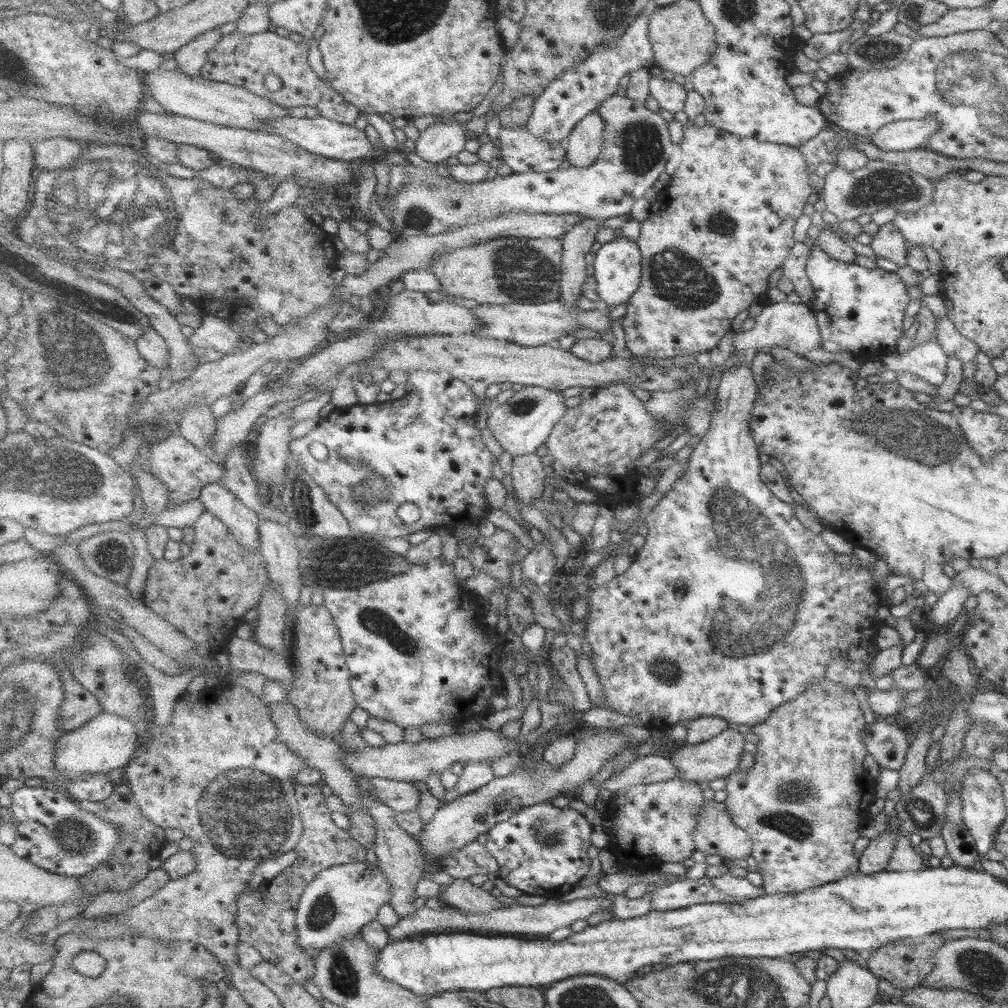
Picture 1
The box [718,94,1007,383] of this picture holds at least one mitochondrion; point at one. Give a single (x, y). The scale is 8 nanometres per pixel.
(881, 187)

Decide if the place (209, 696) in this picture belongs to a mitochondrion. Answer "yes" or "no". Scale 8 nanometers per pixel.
no

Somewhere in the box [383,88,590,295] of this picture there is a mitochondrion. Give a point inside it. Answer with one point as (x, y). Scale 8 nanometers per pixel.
(418, 218)

